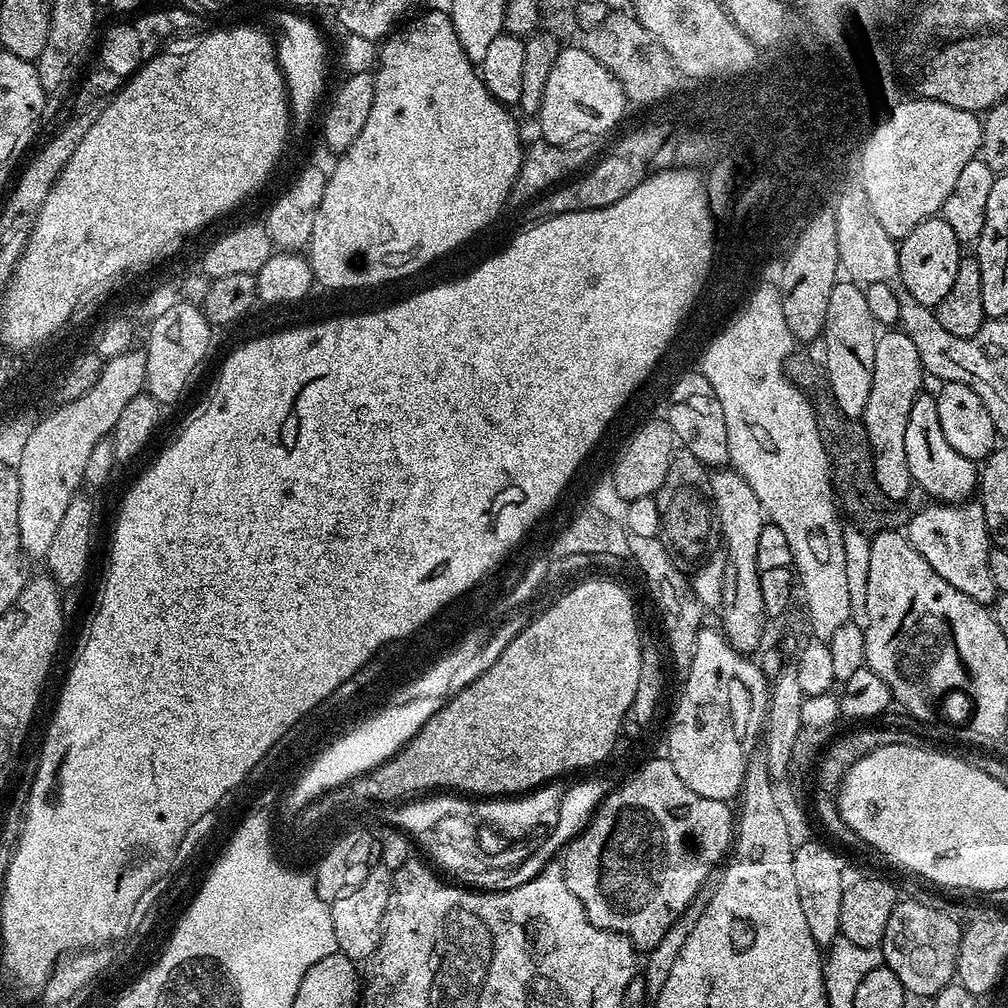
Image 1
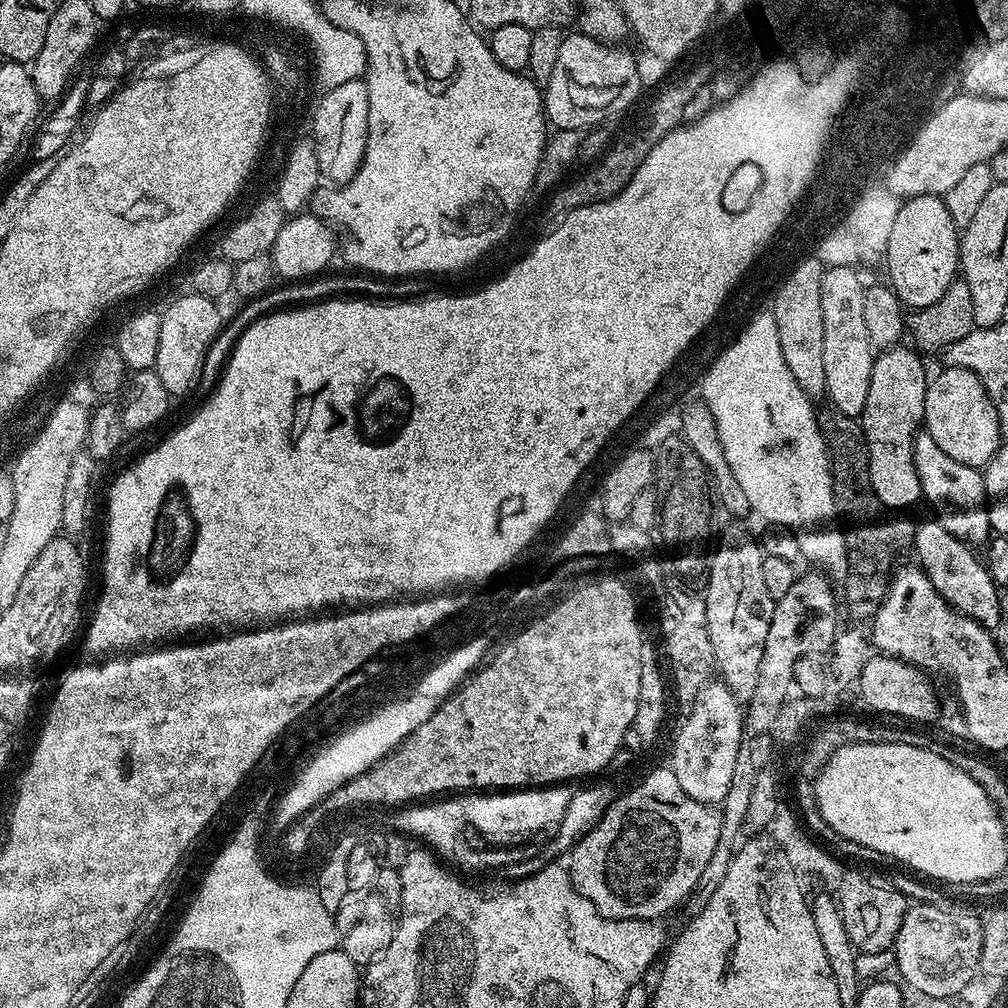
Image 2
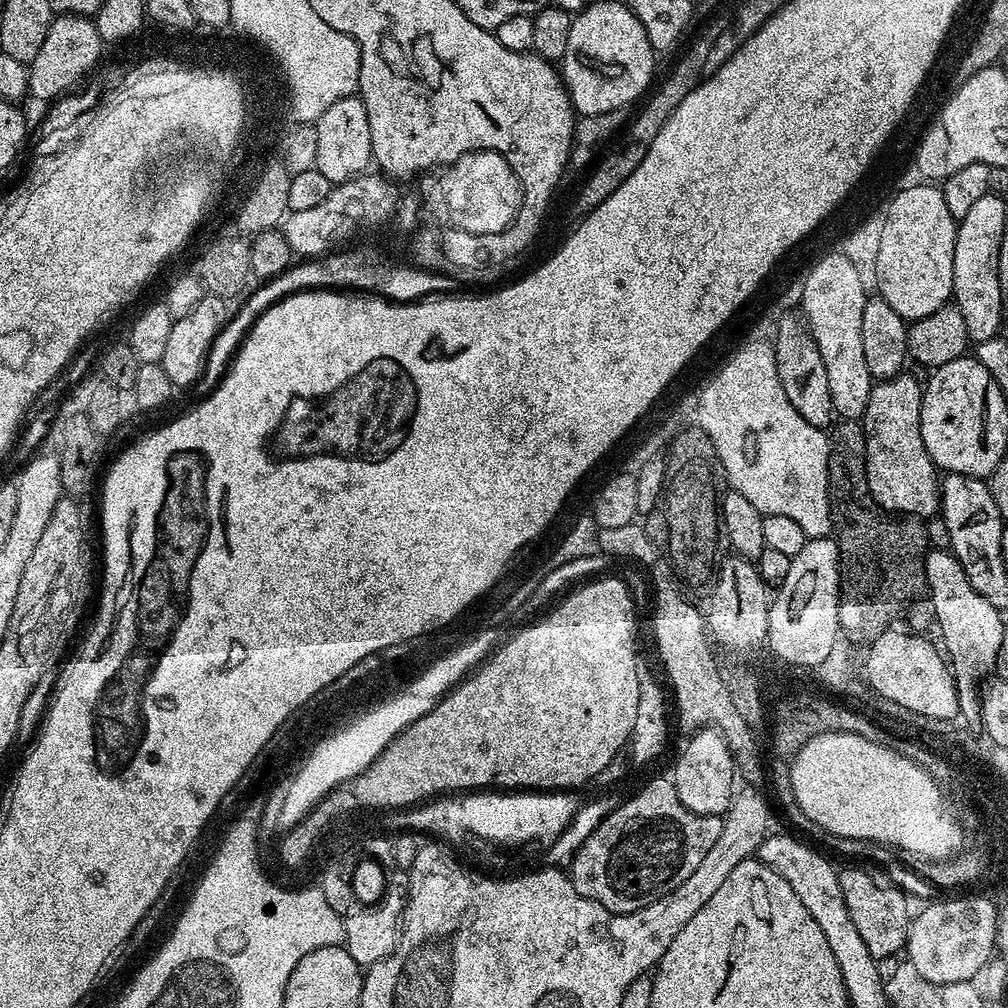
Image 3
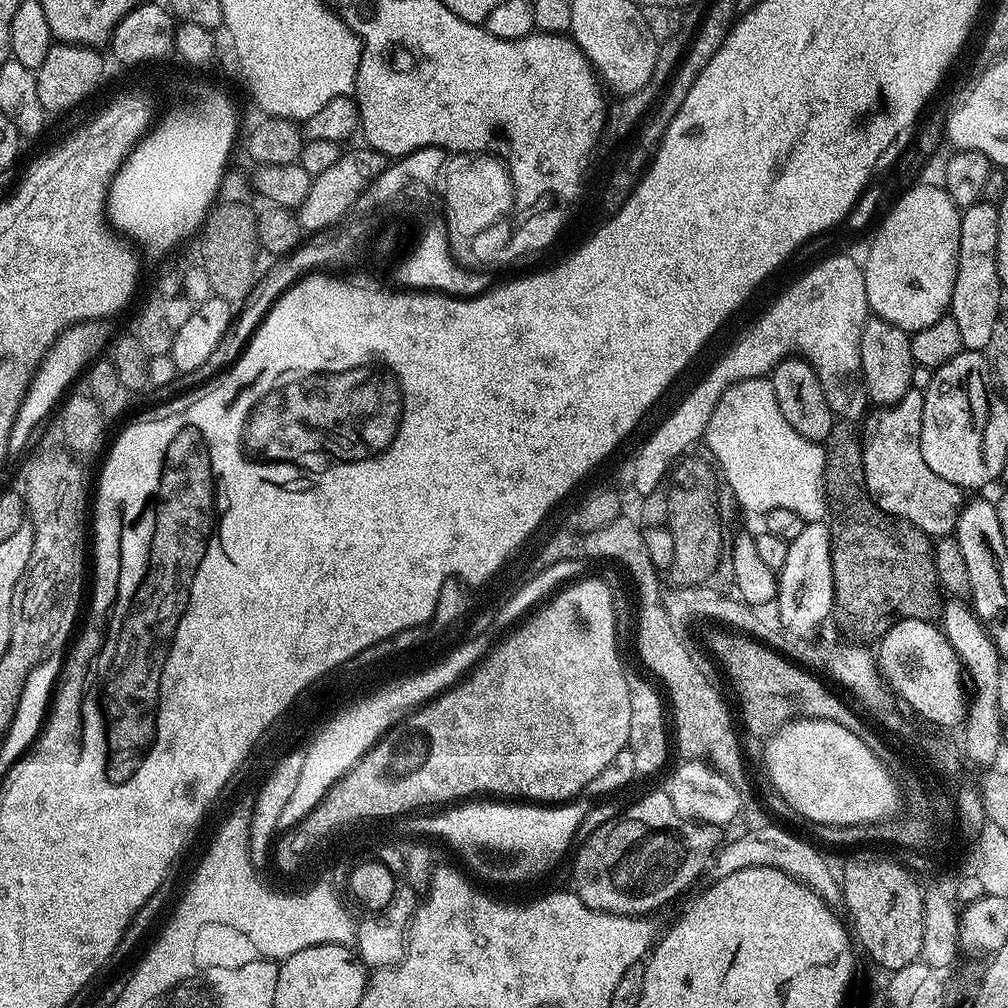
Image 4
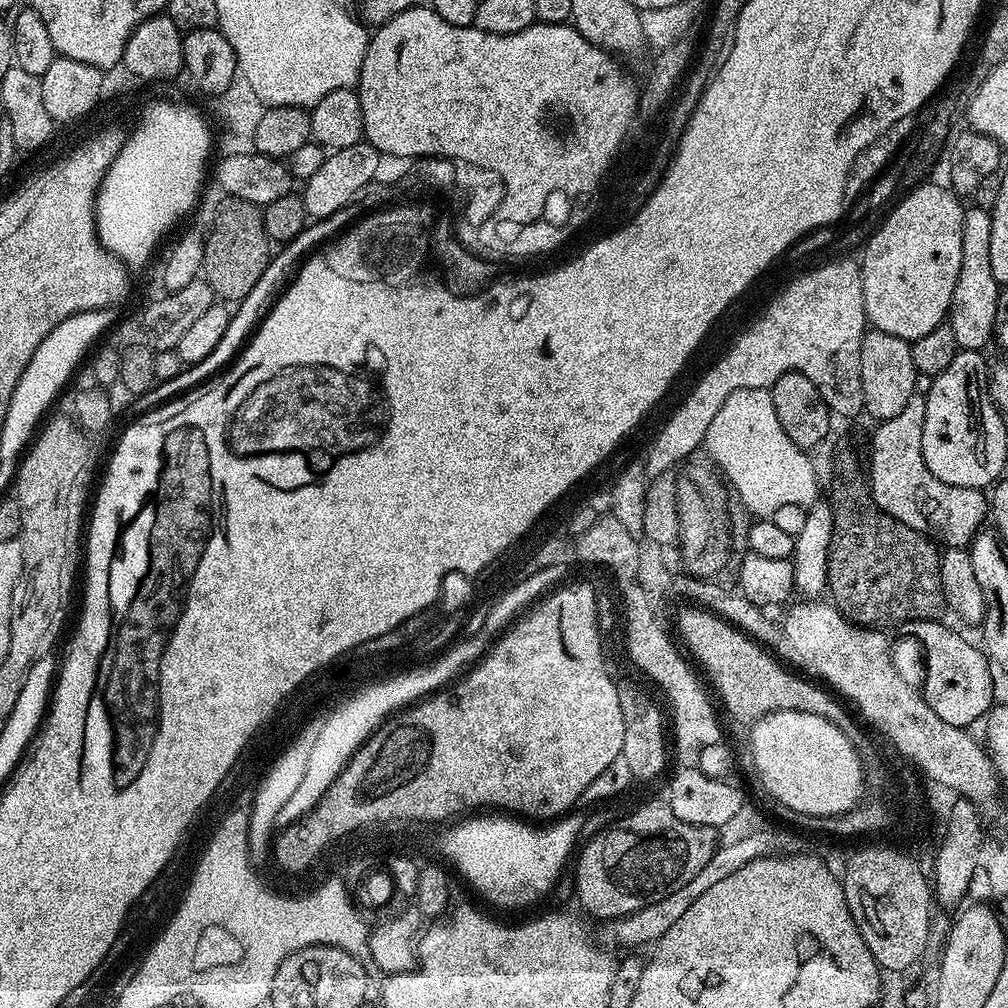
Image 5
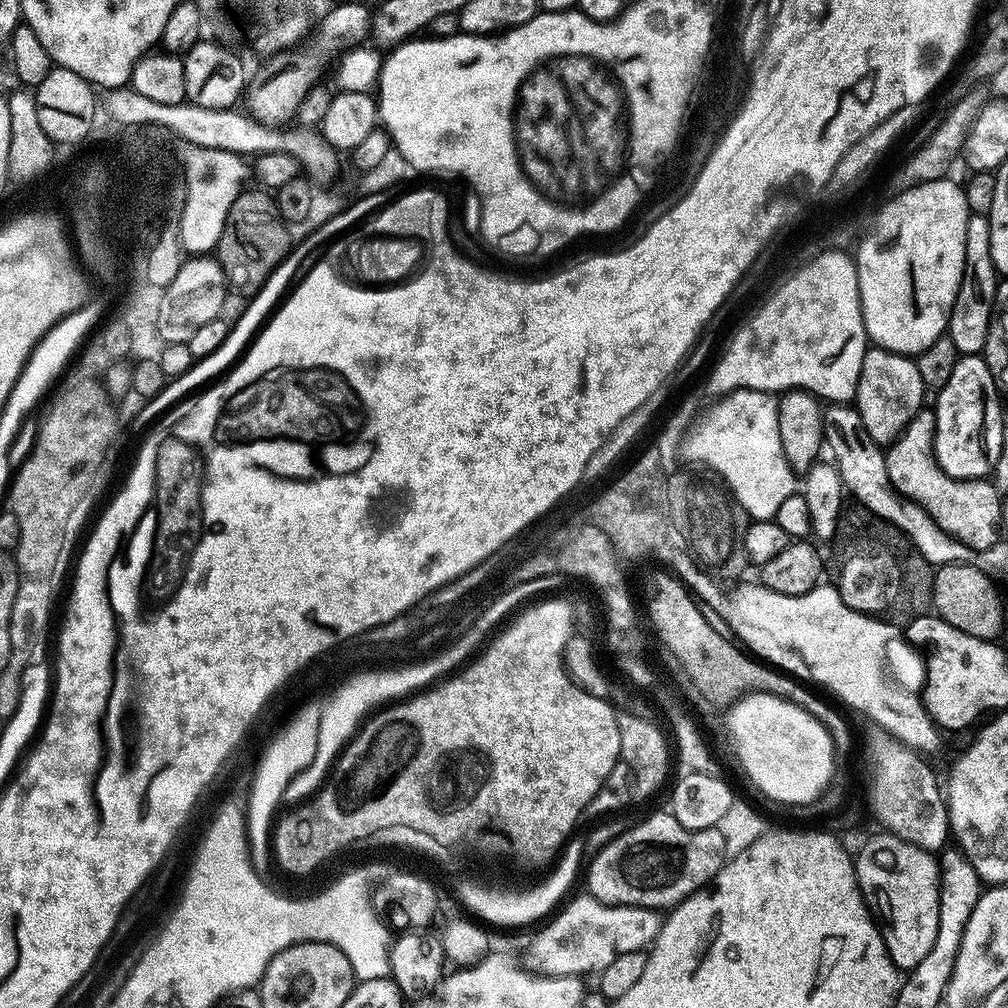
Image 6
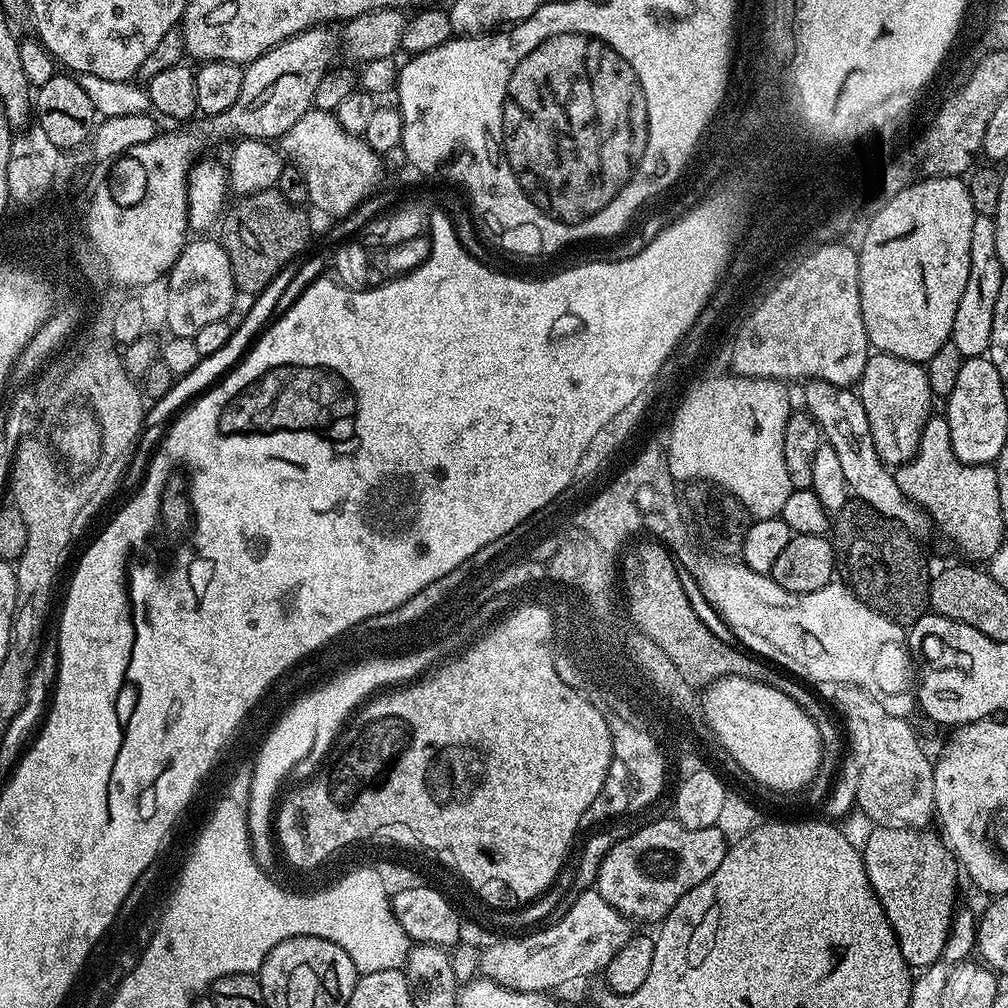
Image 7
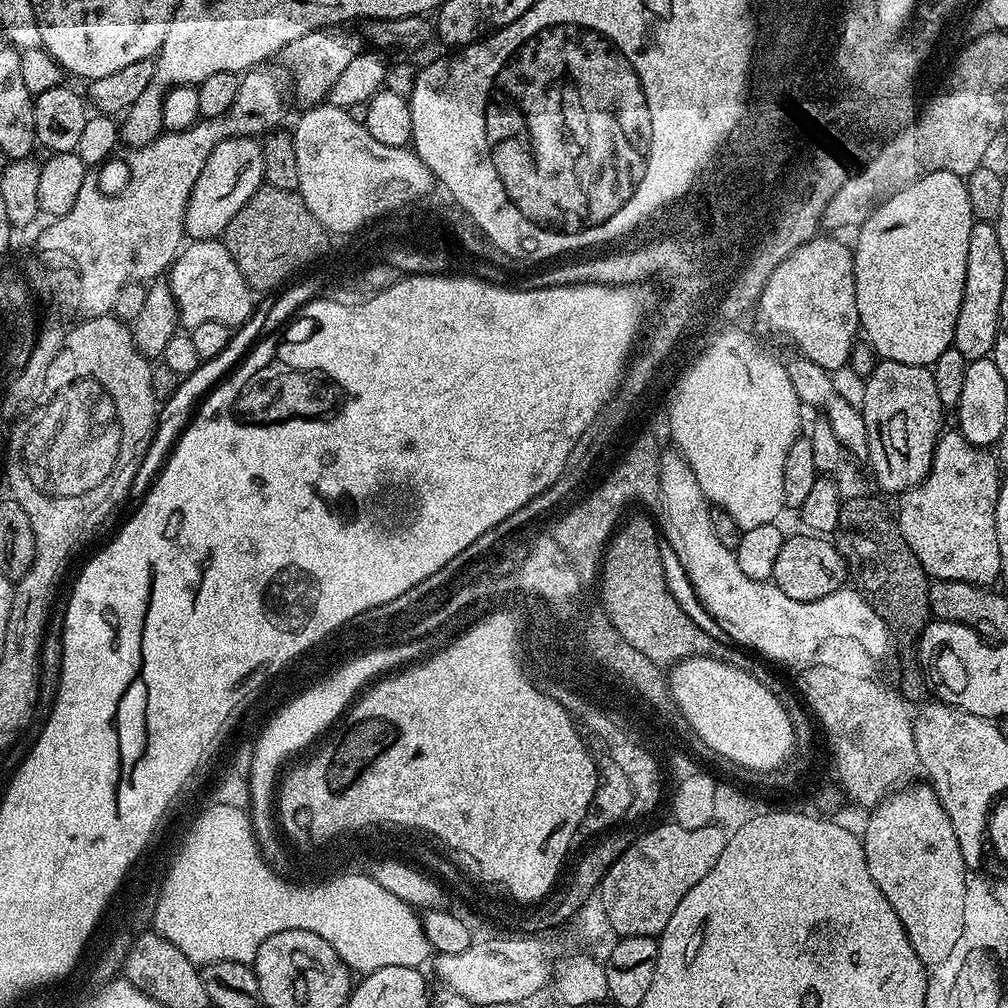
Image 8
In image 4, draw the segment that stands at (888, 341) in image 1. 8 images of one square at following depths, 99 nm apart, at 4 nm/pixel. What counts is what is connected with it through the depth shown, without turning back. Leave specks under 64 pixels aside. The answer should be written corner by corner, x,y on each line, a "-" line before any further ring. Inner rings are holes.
914,386
898,402
873,407
863,417
864,484
868,487
869,498
882,510
908,520
914,526
921,528
927,536
933,538
950,536
955,533
960,510
966,503
966,496
958,485
946,482
946,478
938,478
938,474
934,474
934,470
926,466
926,458
922,458
920,435
923,409
924,393
919,387

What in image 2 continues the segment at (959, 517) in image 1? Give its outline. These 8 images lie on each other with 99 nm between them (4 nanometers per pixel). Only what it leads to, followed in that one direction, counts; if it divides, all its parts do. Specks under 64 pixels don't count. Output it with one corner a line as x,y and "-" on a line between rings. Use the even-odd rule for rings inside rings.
939,522
931,523
921,523
916,530
914,553
919,567
924,569
926,578
930,578
934,590
938,590
949,608
961,612
966,618
972,618
986,629
995,630
999,622
1002,592
988,573
987,563
981,557
980,560
976,557
977,549
973,545
965,544
950,534
950,530
946,530

